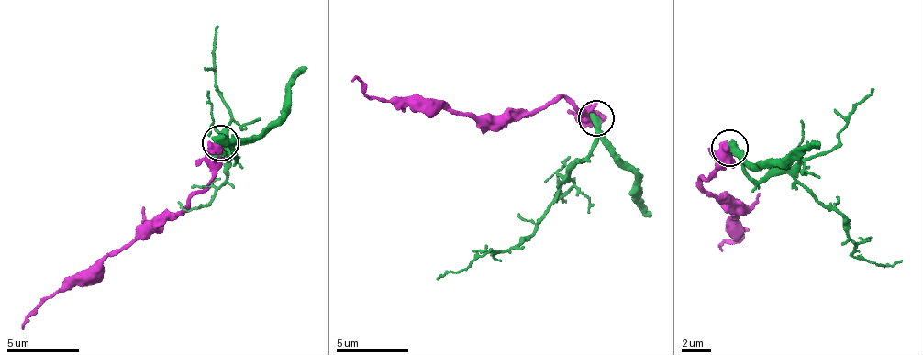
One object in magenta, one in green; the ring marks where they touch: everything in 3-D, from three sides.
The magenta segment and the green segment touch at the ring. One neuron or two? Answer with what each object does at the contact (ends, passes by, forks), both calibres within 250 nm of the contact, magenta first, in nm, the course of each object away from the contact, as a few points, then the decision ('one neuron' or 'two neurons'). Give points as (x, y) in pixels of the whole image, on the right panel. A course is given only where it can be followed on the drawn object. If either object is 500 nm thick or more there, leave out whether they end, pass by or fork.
calibres 800 and 550 nm; course magenta (730, 149), (730, 159), (700, 183), (719, 196), (724, 193), (739, 212), (734, 216), (743, 237), (722, 249); course green (730, 149), (750, 175), (791, 175), (843, 215), (855, 257), (883, 267), (901, 260); two neurons

